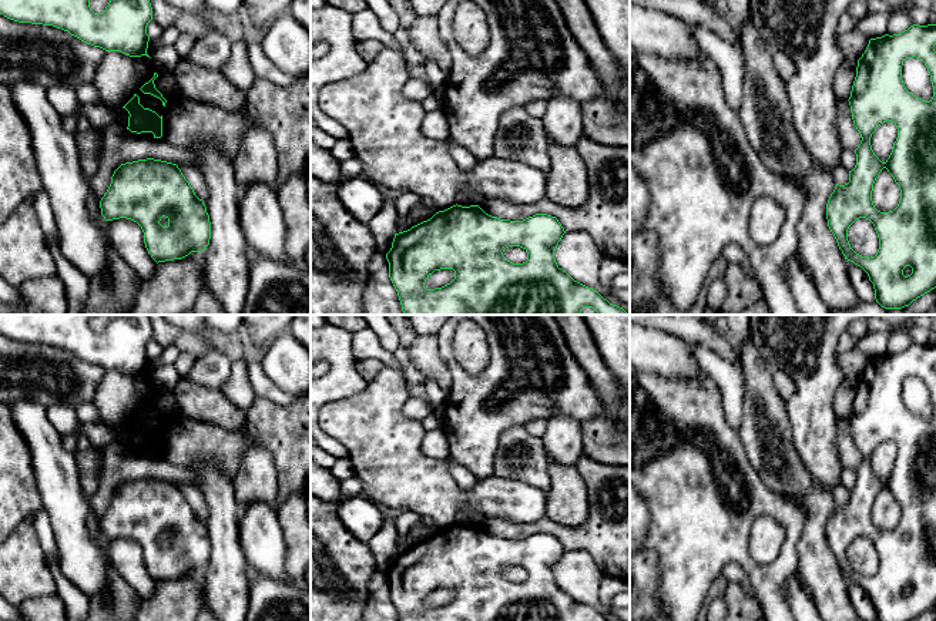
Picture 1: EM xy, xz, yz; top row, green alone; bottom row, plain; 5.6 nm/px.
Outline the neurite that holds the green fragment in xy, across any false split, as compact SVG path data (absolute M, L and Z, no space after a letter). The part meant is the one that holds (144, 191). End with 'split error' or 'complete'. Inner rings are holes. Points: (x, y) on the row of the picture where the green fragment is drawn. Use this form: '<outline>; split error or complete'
M154 158L121 164L100 208L105 221L127 218L137 222L157 263L182 259L209 245L207 207L177 164Z; complete

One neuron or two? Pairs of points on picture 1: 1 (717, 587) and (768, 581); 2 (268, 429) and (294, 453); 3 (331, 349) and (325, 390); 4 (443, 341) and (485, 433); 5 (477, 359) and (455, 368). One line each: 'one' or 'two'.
1: two
2: one
3: one
4: one
5: two

